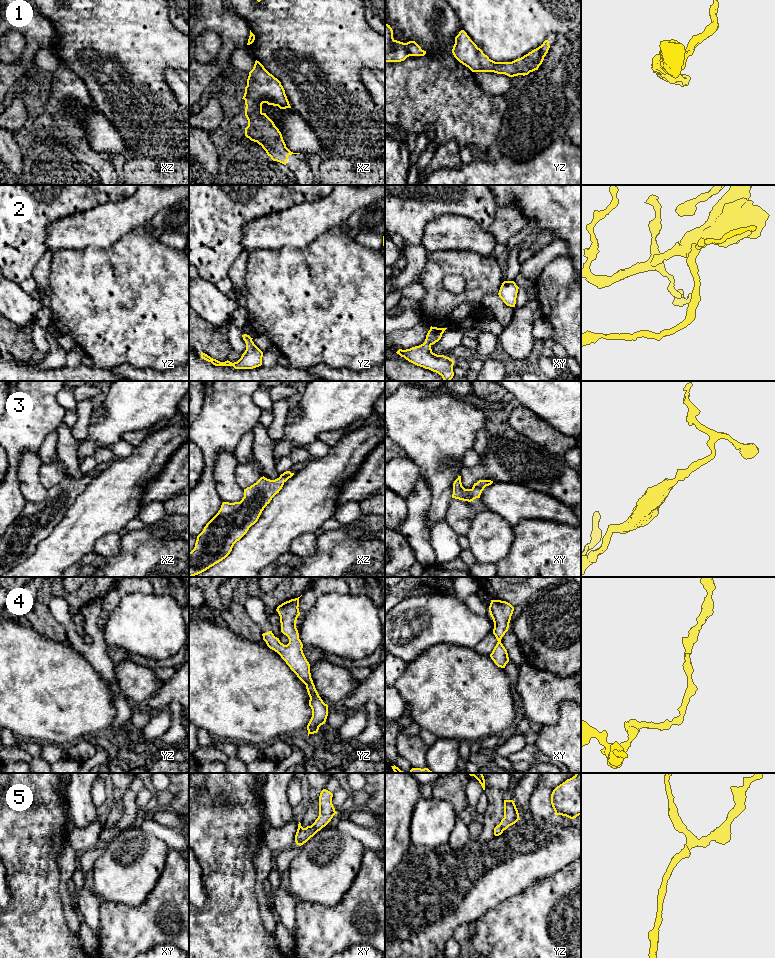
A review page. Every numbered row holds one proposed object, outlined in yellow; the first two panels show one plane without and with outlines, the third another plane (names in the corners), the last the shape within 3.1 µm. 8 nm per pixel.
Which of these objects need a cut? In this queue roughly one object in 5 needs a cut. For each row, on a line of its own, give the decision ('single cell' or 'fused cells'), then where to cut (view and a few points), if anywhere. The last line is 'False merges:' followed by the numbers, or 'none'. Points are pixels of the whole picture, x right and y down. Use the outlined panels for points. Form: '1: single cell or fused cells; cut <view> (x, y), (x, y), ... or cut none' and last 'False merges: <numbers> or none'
1: single cell; cut none
2: single cell; cut none
3: single cell; cut none
4: single cell; cut none
5: single cell; cut none
False merges: none

